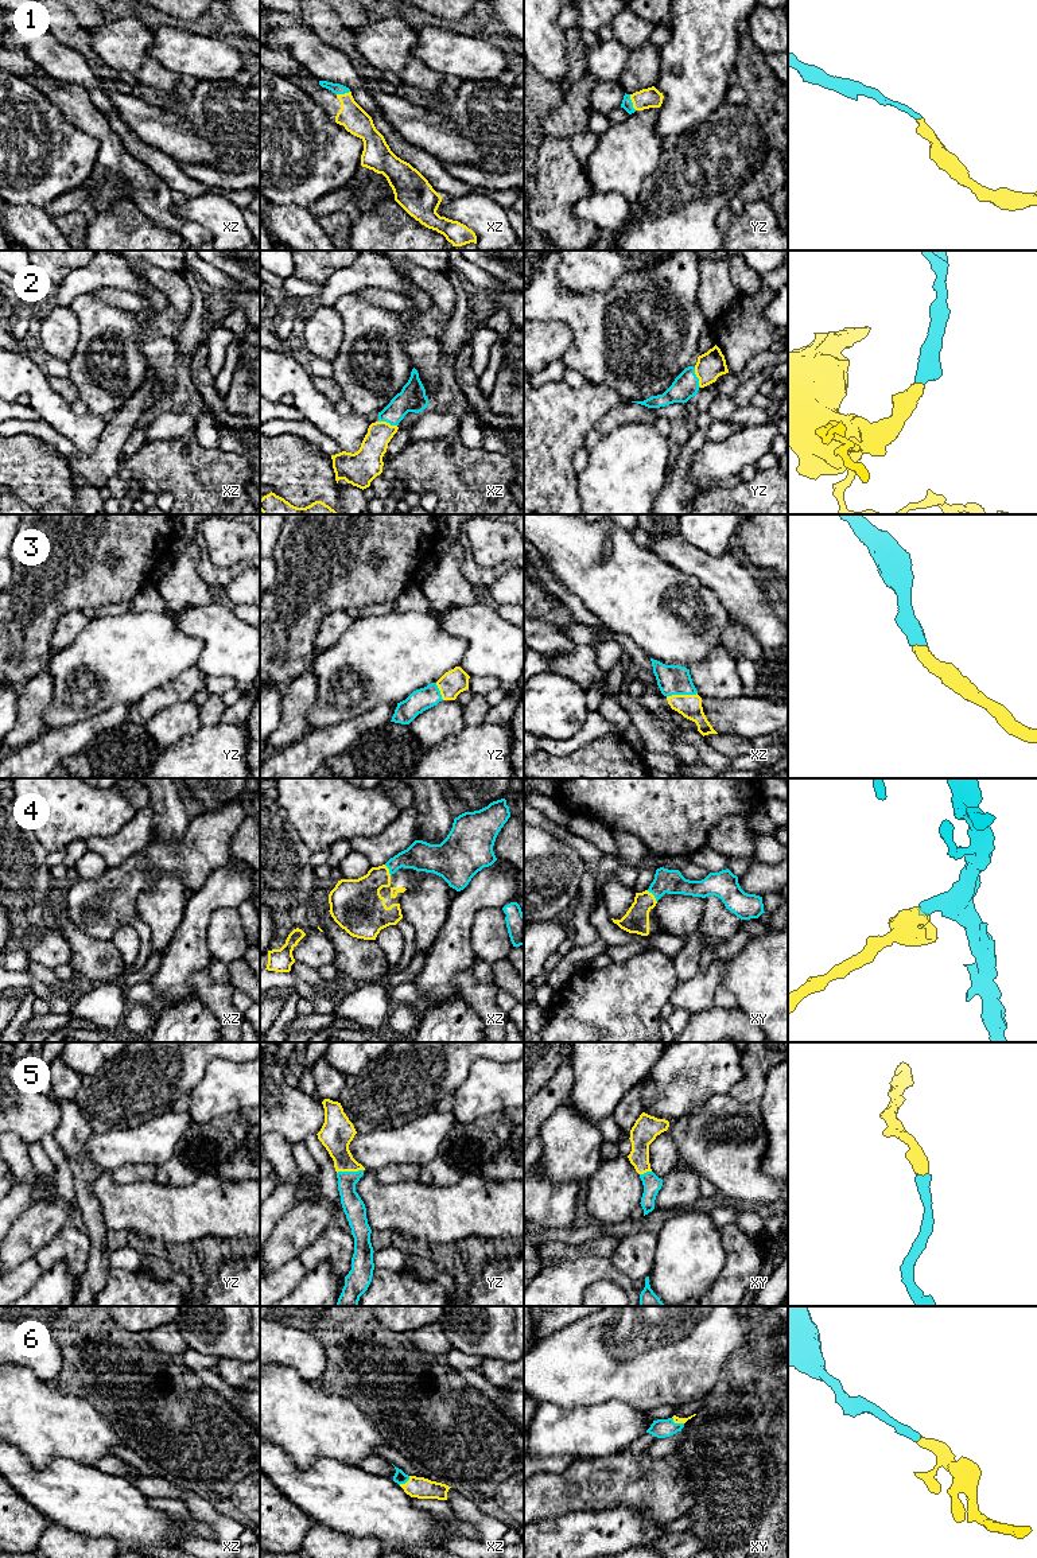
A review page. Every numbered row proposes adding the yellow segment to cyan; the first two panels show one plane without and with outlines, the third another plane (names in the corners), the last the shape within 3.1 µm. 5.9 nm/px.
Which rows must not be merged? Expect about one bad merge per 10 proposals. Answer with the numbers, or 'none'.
none

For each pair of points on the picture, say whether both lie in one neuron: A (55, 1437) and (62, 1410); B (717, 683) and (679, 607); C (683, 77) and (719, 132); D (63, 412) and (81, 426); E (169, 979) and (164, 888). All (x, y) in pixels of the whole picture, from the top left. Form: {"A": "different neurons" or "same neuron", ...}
{"A": "same neuron", "B": "different neurons", "C": "different neurons", "D": "same neuron", "E": "different neurons"}

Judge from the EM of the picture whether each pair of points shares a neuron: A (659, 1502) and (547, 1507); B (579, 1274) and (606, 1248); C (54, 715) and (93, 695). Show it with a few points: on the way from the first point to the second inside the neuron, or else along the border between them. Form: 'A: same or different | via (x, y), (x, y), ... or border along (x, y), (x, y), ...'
A: same | via (630, 1492), (575, 1492)
B: different | border along (609, 1255), (586, 1254), (569, 1259)
C: same | via (63, 711), (80, 695), (84, 695)

